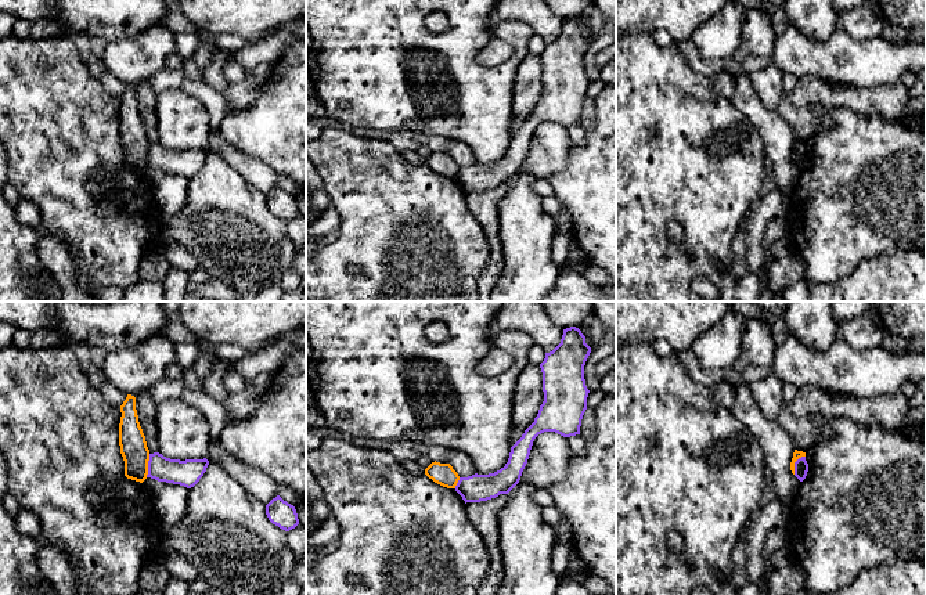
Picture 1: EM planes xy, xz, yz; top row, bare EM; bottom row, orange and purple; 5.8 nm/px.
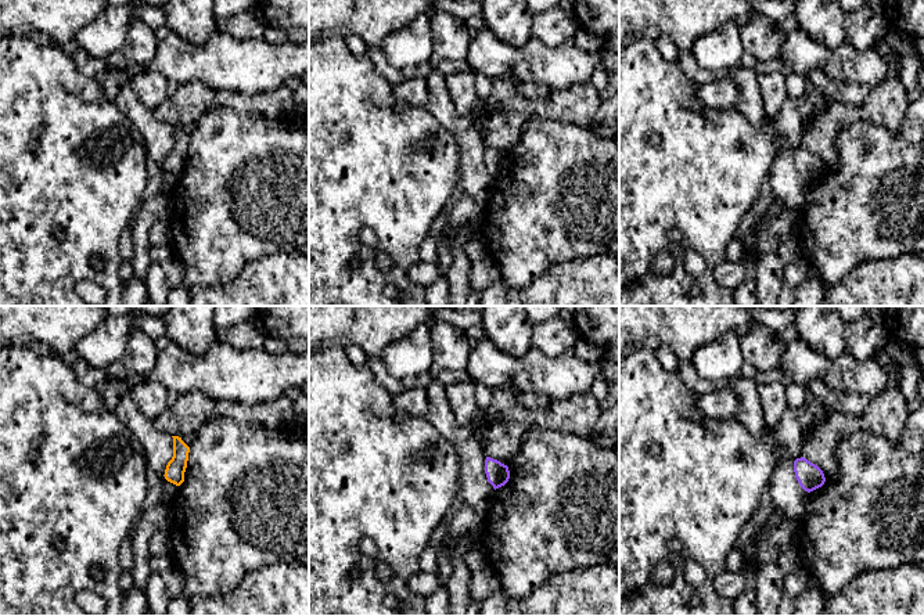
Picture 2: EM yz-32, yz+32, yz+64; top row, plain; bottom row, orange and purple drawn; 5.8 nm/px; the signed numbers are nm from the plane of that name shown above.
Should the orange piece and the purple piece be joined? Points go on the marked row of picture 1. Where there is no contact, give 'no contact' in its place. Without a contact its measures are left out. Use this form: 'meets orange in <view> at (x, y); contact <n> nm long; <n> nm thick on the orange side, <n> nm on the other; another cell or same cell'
meets orange in xy at (147, 465); contact 140 nm long; 160 nm thick on the orange side, 150 nm on the other; another cell

